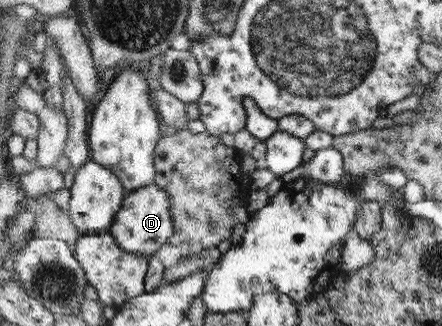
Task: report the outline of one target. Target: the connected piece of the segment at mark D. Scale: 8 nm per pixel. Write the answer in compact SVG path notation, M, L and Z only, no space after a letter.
M156 182L140 188L134 192L130 192L125 199L124 210L116 218L116 224L113 226L111 234L118 239L123 249L133 253L143 253L150 257L163 248L165 242L170 242L171 238L176 234L176 218L172 210L172 195L165 189L159 186Z

